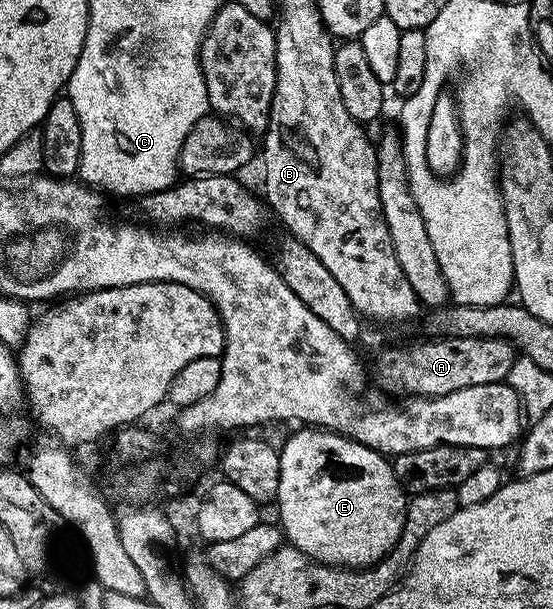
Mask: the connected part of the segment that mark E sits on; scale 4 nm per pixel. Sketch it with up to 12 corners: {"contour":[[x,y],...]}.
{"contour":[[301,427],[279,449],[284,540],[367,569],[397,547],[390,458]]}

